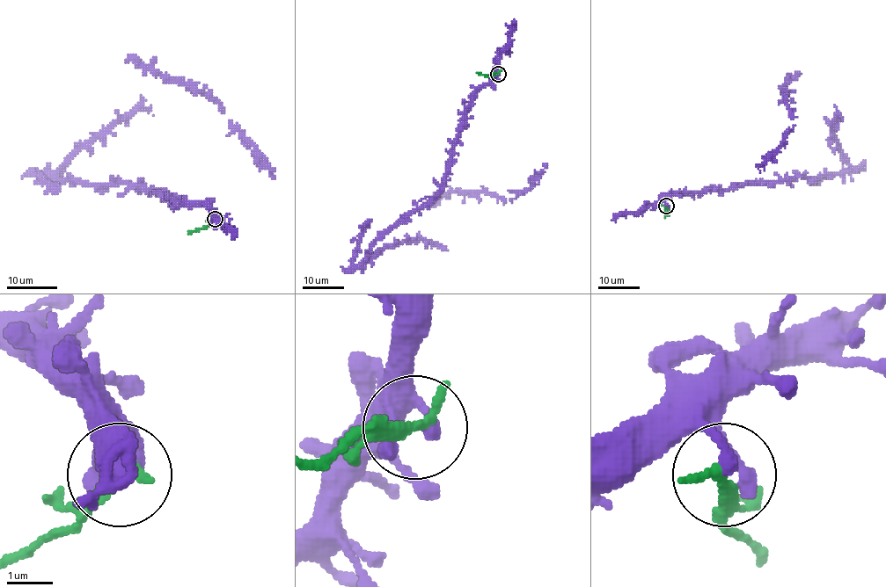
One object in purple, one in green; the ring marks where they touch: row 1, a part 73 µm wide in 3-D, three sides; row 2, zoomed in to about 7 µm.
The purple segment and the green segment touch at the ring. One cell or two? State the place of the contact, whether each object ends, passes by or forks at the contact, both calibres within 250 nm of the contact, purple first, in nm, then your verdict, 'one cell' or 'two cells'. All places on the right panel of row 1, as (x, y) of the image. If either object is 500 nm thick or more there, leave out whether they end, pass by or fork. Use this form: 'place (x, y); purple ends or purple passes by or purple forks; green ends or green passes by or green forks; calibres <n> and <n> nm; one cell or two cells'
place (666, 206); purple ends; green passes by; calibres 260 and 200 nm; two cells

